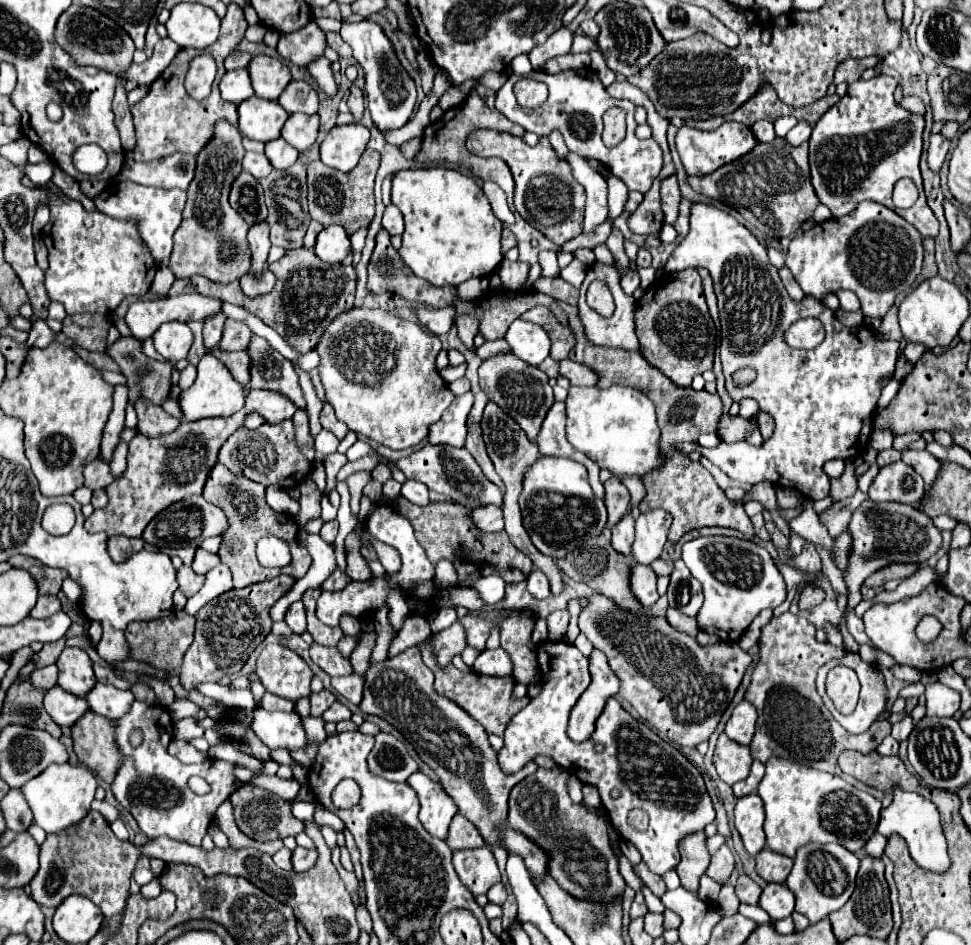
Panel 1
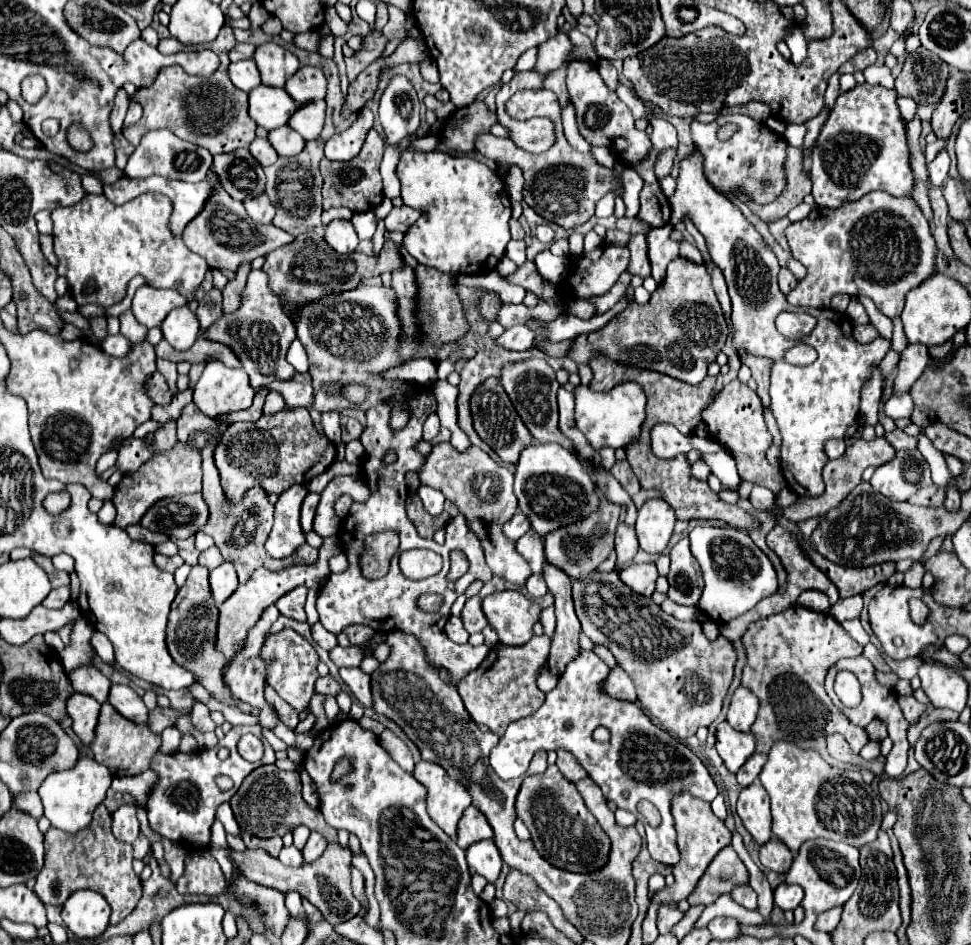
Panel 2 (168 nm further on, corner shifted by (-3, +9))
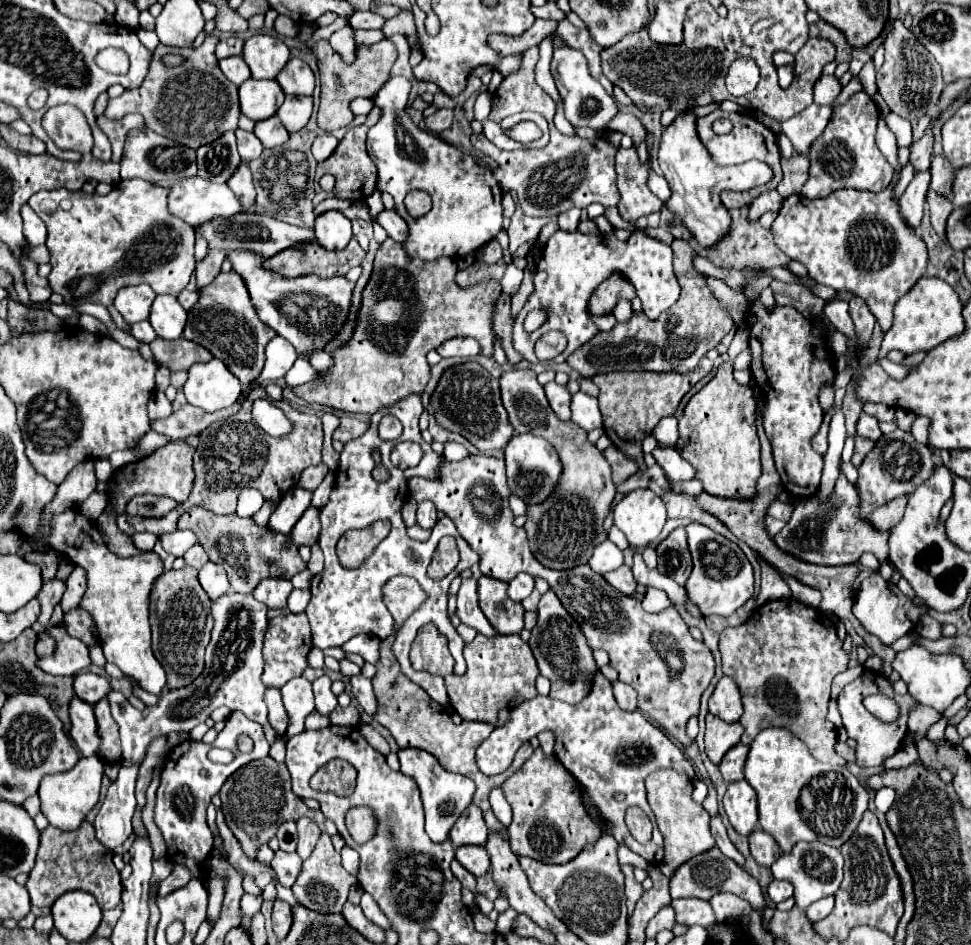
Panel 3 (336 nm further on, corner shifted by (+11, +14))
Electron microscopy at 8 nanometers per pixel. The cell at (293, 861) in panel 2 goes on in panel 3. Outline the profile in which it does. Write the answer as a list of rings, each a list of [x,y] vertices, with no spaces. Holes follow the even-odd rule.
[[[282,849],[274,851],[272,869],[276,871],[282,887],[290,887],[294,883],[294,879],[300,873],[300,867],[302,867],[302,859],[296,853],[284,853]]]

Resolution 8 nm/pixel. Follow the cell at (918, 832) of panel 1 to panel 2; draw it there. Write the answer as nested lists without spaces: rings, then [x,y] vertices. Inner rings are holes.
[[[864,656],[840,660],[836,666],[832,666],[832,668],[828,670],[828,676],[826,676],[826,692],[828,692],[828,696],[832,698],[832,702],[850,718],[852,724],[856,724],[856,726],[866,726],[866,724],[870,724],[874,718],[886,724],[888,738],[892,740],[892,749],[888,756],[886,756],[884,774],[886,774],[886,776],[900,776],[900,774],[904,772],[904,768],[906,768],[908,750],[910,750],[910,744],[908,744],[907,739],[907,732],[908,728],[910,728],[910,724],[908,724],[908,720],[904,718],[904,714],[902,714],[902,710],[900,710],[900,706],[898,706],[898,696],[892,694],[892,690],[888,690],[886,686],[880,686],[880,684],[876,682],[876,678],[874,678],[874,666],[872,666]],[[842,670],[848,670],[848,672],[856,674],[856,678],[858,678],[858,682],[860,682],[860,686],[862,686],[862,702],[860,702],[856,708],[846,708],[846,706],[840,702],[840,698],[836,696],[836,692],[832,692],[836,674],[842,672]]]

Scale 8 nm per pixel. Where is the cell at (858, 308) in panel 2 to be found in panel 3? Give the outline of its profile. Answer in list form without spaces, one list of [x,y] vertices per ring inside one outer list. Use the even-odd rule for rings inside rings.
[[[852,297],[850,303],[850,317],[856,325],[856,333],[860,333],[860,341],[864,341],[864,347],[868,347],[868,341],[872,337],[872,329],[874,329],[874,323],[876,323],[876,317],[868,311],[866,303],[860,299],[860,297]]]

